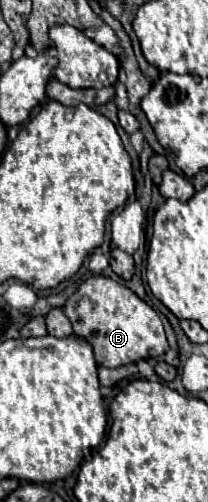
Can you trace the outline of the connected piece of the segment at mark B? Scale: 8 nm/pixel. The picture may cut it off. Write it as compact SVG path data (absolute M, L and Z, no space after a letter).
M89 277L81 289L67 299L63 311L73 325L73 333L93 347L95 359L103 367L113 369L139 359L159 357L169 349L159 315L131 289L109 277Z

